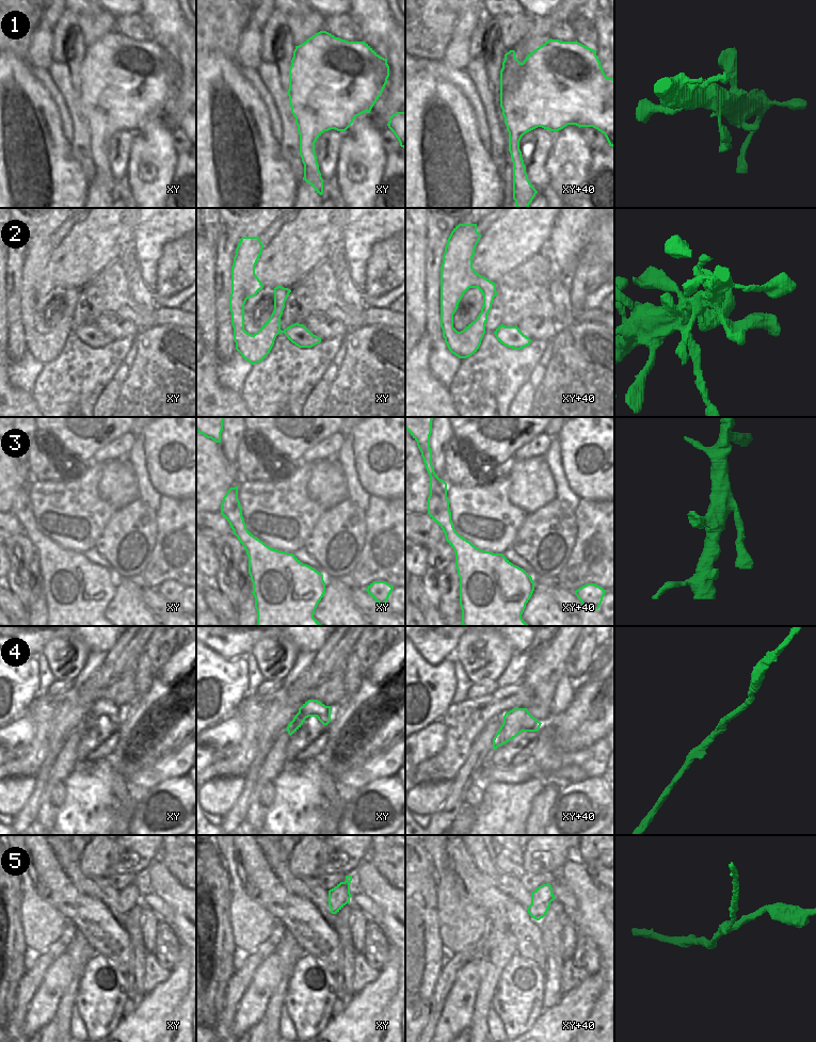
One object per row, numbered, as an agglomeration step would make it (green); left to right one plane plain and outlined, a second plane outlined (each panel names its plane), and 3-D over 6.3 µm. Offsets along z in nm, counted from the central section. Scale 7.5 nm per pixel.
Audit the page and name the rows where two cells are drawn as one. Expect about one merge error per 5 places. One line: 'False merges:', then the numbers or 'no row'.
False merges: no row

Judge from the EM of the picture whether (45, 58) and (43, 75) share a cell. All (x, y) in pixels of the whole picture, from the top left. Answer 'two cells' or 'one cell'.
two cells

